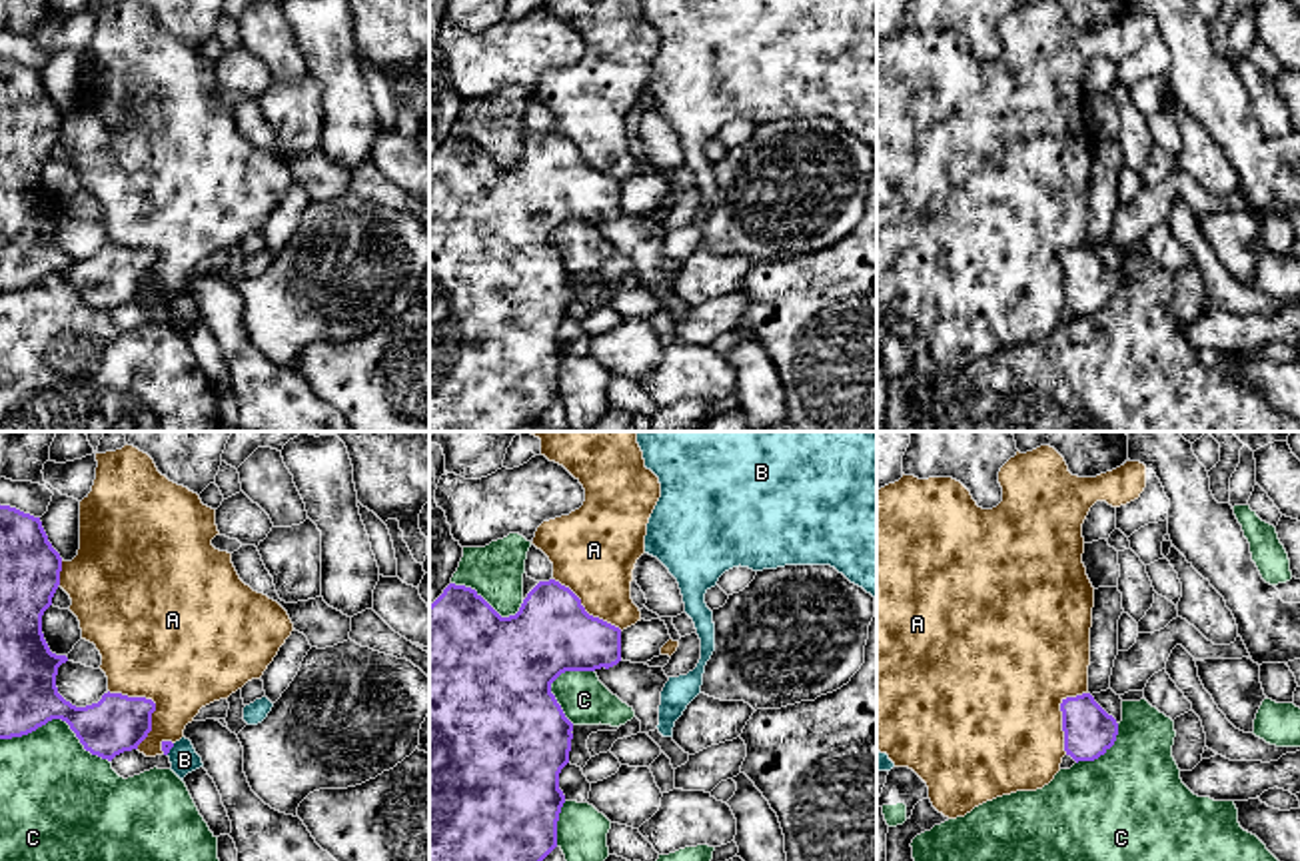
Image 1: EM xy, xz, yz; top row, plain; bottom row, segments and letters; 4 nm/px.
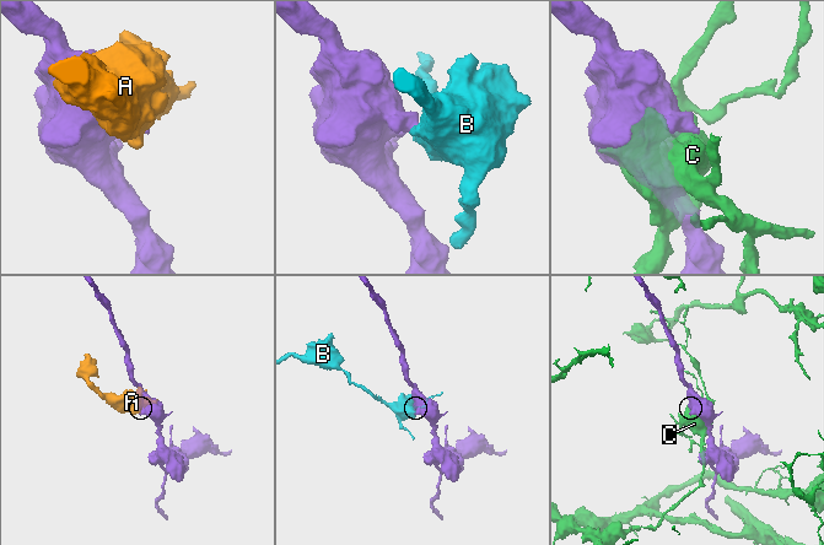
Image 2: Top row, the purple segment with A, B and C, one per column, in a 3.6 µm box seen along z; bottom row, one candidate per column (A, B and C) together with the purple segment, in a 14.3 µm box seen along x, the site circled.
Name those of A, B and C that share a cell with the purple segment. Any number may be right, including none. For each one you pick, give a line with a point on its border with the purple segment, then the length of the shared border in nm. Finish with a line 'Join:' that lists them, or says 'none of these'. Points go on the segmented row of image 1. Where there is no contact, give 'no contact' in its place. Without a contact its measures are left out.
Join: none of these

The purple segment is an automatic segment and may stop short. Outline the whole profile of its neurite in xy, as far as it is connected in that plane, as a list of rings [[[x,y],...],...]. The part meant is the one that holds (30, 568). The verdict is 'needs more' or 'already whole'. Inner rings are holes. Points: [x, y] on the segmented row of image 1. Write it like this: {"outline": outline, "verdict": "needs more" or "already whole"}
{"outline": [[[0,505],[0,739],[22,737],[52,719],[62,719],[92,755],[112,761],[152,731],[156,703],[146,697],[104,693],[98,703],[76,707],[56,687],[66,655],[50,651],[42,633],[42,615],[60,585],[62,557],[48,541],[40,517]]], "verdict": "already whole"}

